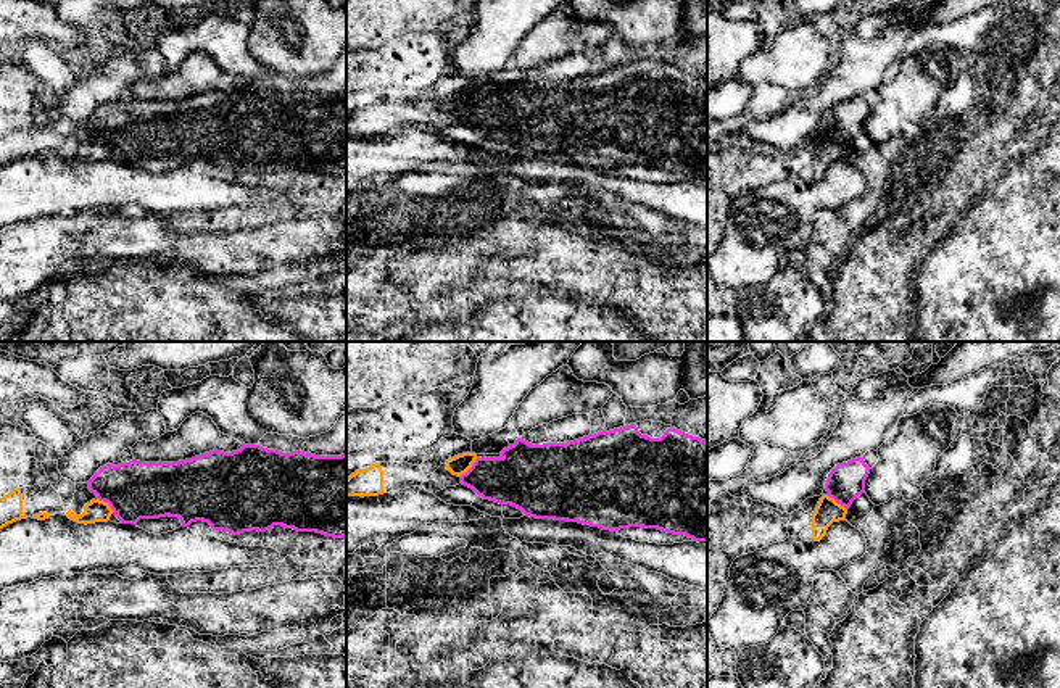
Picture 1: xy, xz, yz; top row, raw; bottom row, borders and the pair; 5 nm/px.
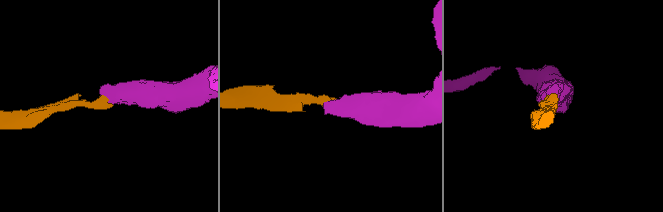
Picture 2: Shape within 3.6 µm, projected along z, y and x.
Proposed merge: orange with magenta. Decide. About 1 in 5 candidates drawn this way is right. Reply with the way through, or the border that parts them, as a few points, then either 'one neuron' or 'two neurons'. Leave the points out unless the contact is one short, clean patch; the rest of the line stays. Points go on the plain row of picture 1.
runs through xz (459, 103), (469, 107), (493, 118), (517, 118); one neuron

